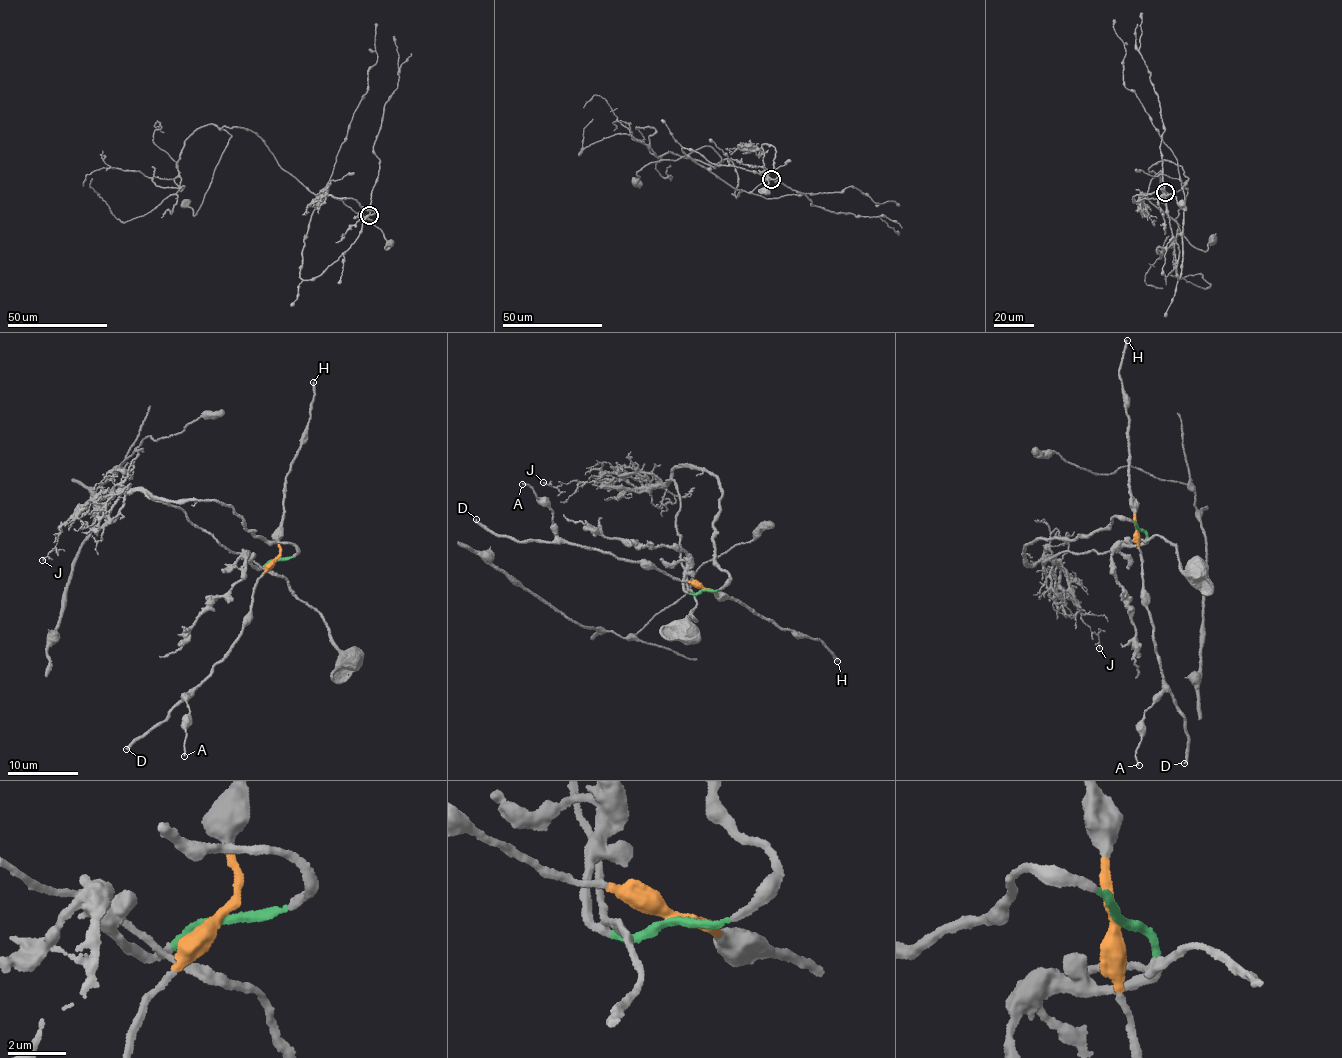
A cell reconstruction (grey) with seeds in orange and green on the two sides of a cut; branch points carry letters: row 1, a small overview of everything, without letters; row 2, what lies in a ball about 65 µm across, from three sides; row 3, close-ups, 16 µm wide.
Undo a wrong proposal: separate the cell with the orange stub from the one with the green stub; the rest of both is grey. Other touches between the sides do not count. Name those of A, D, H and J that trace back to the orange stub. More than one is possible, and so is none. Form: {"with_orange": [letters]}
{"with_orange": ["A", "D", "H"]}

